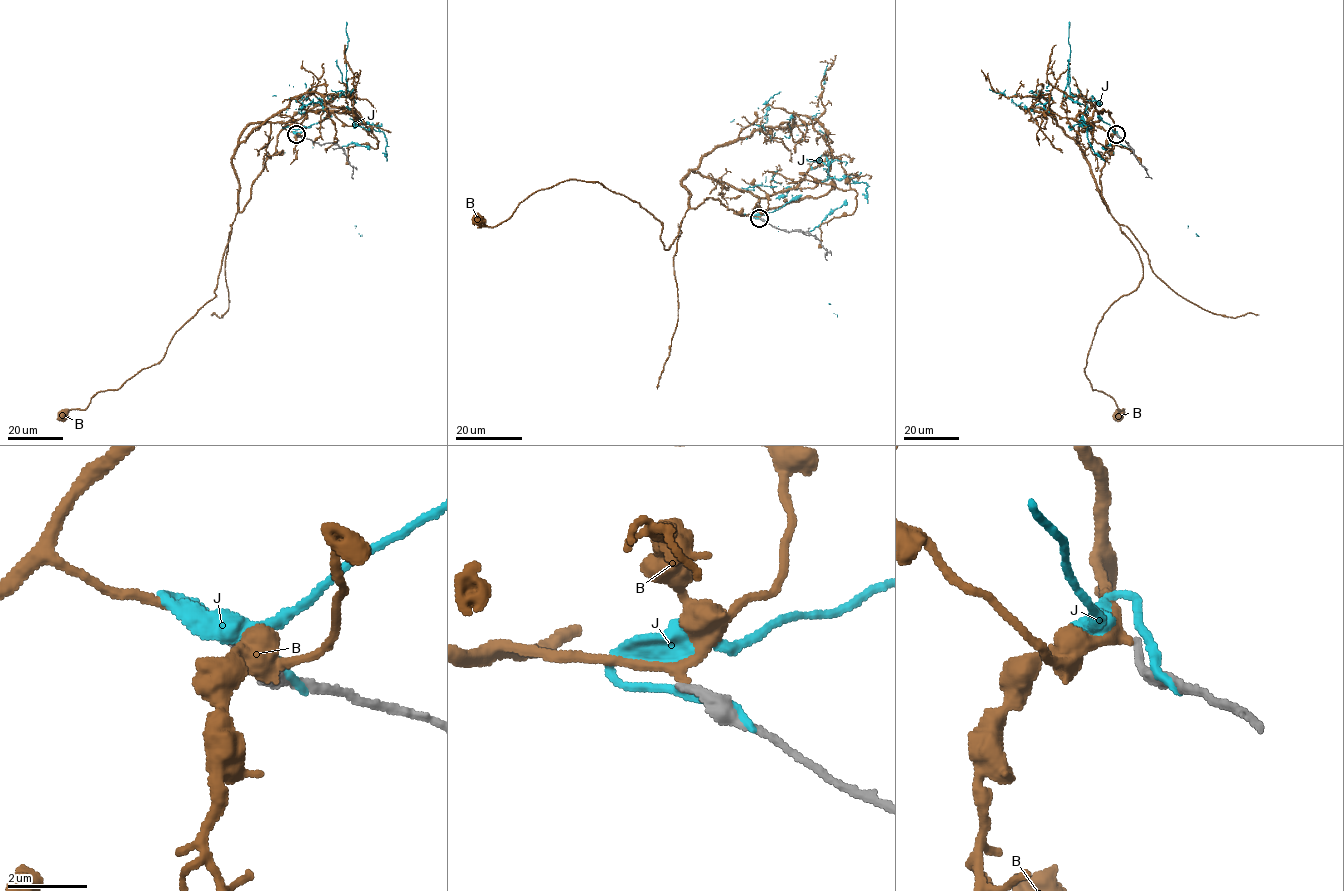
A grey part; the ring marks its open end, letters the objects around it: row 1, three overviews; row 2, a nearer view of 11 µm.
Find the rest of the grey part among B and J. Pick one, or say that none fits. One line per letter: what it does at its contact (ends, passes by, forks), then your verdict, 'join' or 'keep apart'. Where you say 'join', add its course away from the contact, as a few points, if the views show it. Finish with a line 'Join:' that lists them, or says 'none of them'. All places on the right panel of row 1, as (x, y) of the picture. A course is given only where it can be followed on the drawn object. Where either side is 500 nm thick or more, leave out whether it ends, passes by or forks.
B: it passes by; keep apart
J: it passes by; keep apart
Join: none of them

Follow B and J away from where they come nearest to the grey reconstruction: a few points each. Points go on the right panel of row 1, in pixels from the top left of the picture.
B: (1116, 134), (1102, 197), (1143, 275), (1104, 313), (1084, 373), (1124, 409), (1117, 416)
J: (1117, 134), (1098, 117), (1091, 96), (1082, 124), (1093, 150), (1113, 143), (1125, 145), (1198, 236)

